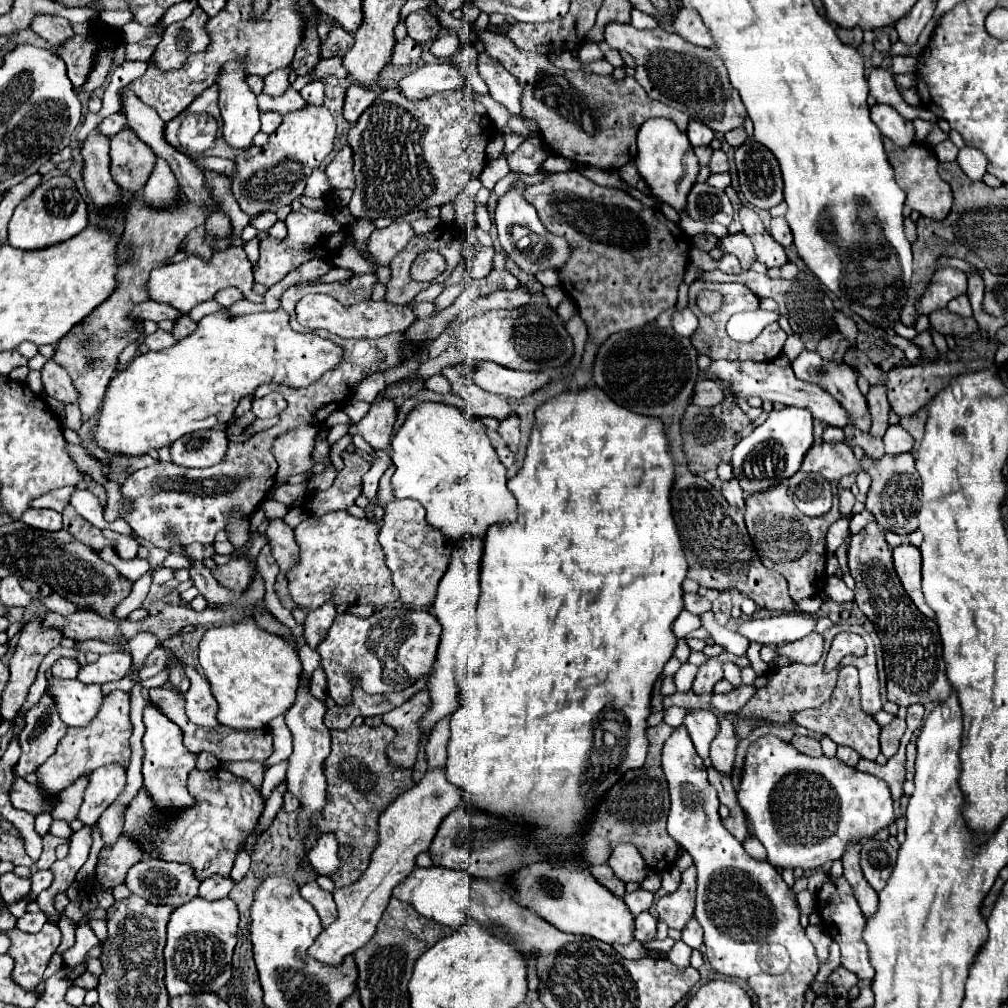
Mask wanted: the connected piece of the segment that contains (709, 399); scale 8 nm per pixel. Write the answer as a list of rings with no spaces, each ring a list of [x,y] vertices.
[[[698,377],[698,387],[694,389],[694,405],[698,407],[714,407],[726,399],[726,391],[712,379]]]

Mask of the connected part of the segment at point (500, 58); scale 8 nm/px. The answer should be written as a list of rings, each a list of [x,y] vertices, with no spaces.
[[[474,29],[474,33],[476,33],[478,41],[484,45],[484,53],[488,57],[496,59],[512,75],[518,75],[518,81],[524,87],[522,115],[538,123],[540,137],[554,155],[560,155],[560,157],[566,157],[578,165],[588,165],[588,167],[596,167],[596,169],[620,169],[622,165],[634,161],[634,157],[636,157],[636,133],[646,119],[666,117],[666,119],[674,121],[682,131],[686,131],[686,127],[688,127],[690,119],[686,113],[650,99],[646,95],[646,91],[642,89],[642,85],[638,85],[638,81],[632,81],[628,77],[622,81],[612,81],[610,77],[582,75],[580,71],[564,71],[564,69],[554,67],[546,55],[518,51],[506,35],[496,35],[492,31],[480,31],[480,29]]]

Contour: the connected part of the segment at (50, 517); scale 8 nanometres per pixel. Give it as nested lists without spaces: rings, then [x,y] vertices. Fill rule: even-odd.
[[[30,509],[22,515],[22,521],[30,527],[44,529],[44,531],[60,531],[62,529],[62,515],[52,509]]]

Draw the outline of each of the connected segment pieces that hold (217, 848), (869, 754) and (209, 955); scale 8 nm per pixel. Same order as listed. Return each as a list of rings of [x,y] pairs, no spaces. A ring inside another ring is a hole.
[[[224,767],[210,769],[210,771],[192,771],[188,775],[188,791],[194,797],[194,805],[188,809],[160,809],[156,801],[150,797],[150,793],[142,787],[138,795],[132,799],[132,803],[124,809],[124,835],[134,839],[140,849],[148,855],[156,853],[158,859],[162,861],[174,861],[174,863],[184,863],[194,869],[194,875],[198,881],[204,881],[206,877],[212,875],[222,875],[228,877],[236,853],[240,851],[240,845],[244,841],[244,829],[234,829],[232,819],[230,827],[224,823],[224,809],[230,813],[234,809],[234,803],[242,805],[246,803],[256,803],[256,791],[254,787],[242,779],[226,771]],[[222,785],[232,785],[224,793],[222,801]]]
[[[852,665],[840,671],[836,691],[828,703],[824,703],[818,709],[804,709],[800,713],[794,713],[792,721],[820,735],[828,735],[836,745],[846,745],[856,749],[858,755],[864,759],[874,761],[880,755],[880,741],[878,741],[880,725],[858,707],[858,671]]]
[[[194,897],[192,901],[176,907],[168,921],[168,941],[164,949],[166,961],[166,989],[170,997],[180,997],[188,993],[218,993],[232,977],[232,953],[236,947],[236,929],[238,929],[238,909],[236,903],[228,897],[218,901],[206,901]]]

